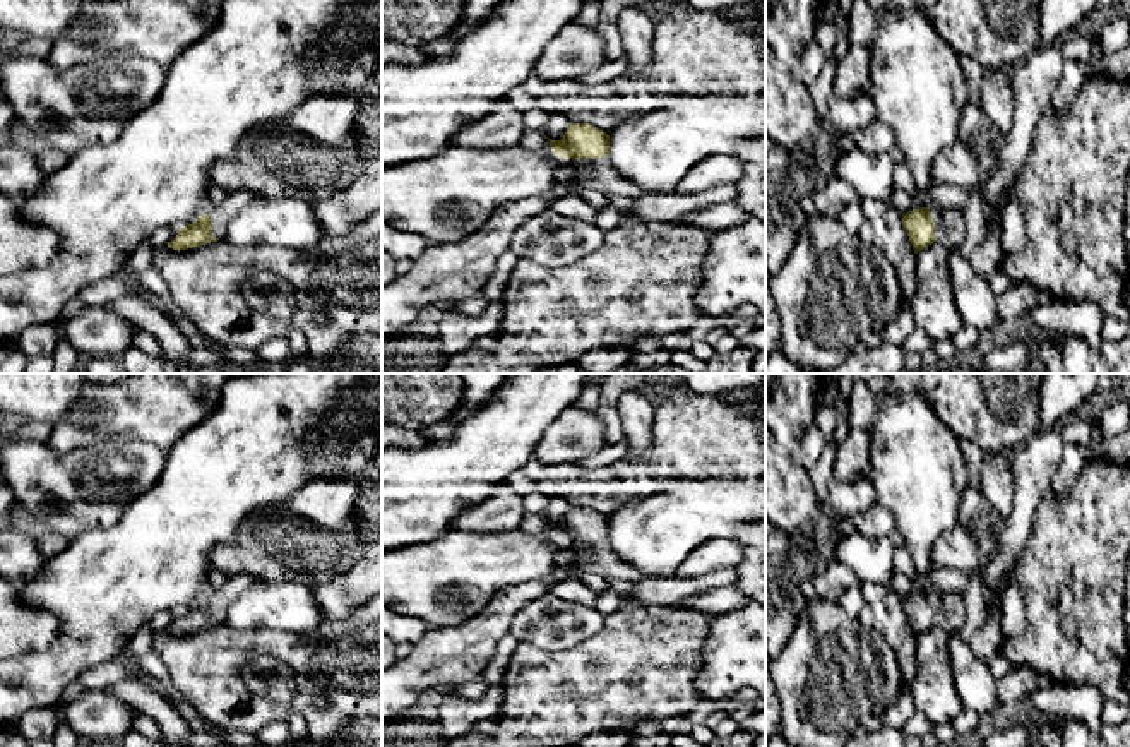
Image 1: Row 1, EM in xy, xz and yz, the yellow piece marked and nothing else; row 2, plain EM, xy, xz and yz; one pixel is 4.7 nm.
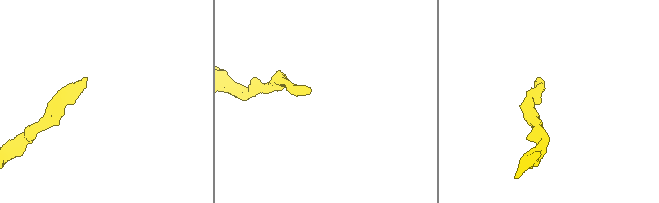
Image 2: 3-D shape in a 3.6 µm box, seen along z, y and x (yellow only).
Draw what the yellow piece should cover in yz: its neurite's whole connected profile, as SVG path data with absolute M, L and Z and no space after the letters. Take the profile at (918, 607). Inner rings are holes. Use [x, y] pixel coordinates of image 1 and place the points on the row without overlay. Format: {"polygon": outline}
{"polygon": "M919 591L902 600L902 610L909 620L914 637L933 625L959 634L966 625L966 607L962 593Z"}

